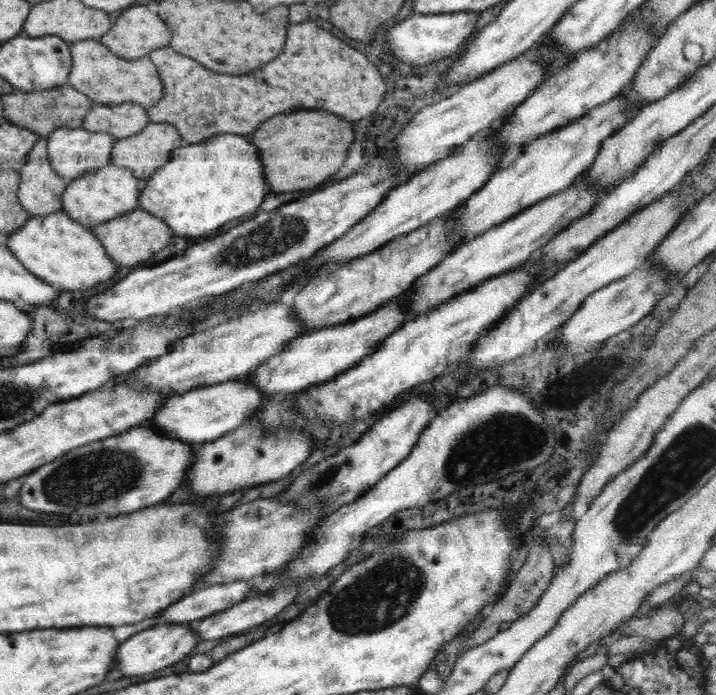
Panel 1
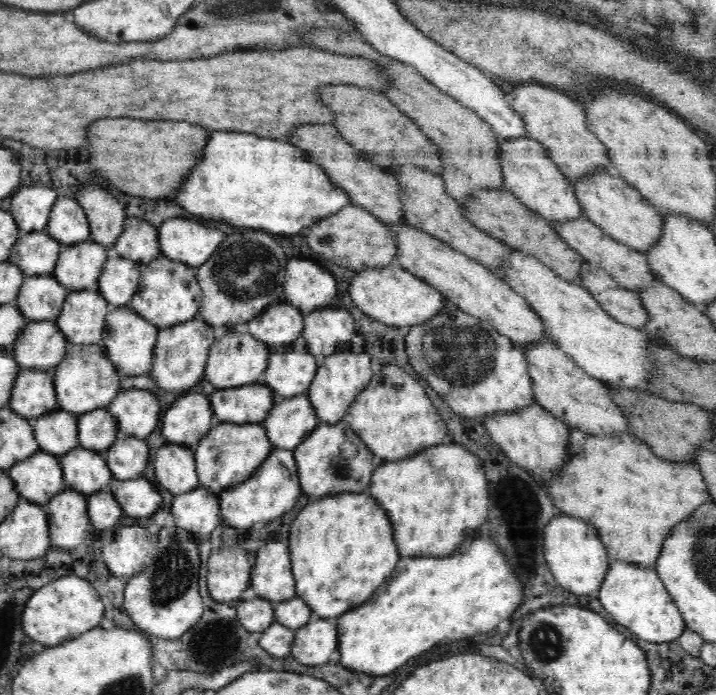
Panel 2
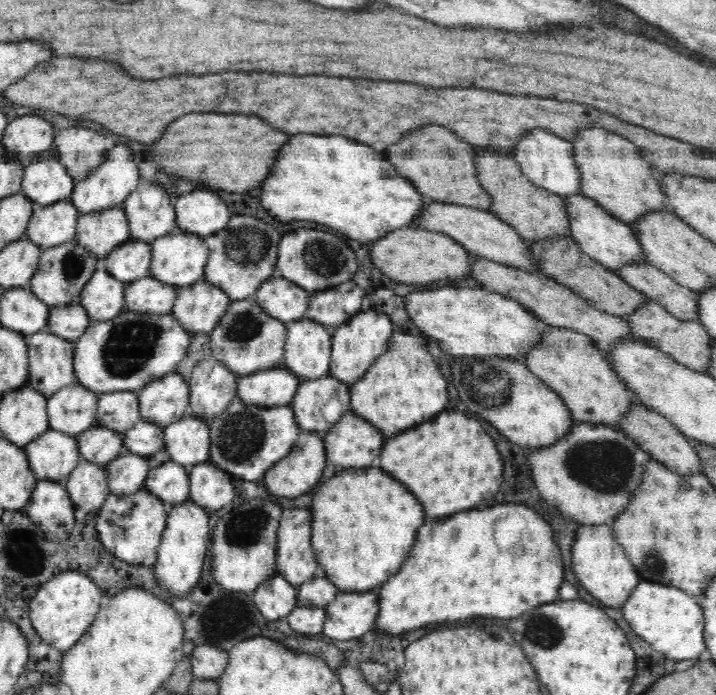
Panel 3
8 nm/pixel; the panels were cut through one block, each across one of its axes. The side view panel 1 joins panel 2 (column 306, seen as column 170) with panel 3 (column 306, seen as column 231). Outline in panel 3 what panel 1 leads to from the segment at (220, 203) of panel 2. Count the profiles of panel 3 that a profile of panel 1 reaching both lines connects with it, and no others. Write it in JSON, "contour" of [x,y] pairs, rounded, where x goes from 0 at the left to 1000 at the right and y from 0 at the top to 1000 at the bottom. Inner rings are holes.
{"contour":[[[413,193],[397,207],[380,247],[369,259],[363,291],[394,319],[433,317],[466,328],[486,342],[514,348],[531,345],[531,340],[553,328],[573,325],[589,308],[596,288],[581,275],[575,263],[553,249],[550,239],[539,233],[534,219],[522,219],[511,207],[497,207],[494,201],[483,201],[478,196]]]}

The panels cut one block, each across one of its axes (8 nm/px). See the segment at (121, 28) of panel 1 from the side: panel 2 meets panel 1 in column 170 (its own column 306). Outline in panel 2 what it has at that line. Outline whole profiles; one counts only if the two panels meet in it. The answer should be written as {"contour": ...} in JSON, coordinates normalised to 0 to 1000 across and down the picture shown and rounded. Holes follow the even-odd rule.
{"contour":[[[450,43],[450,46],[427,46],[430,58],[441,66],[441,69],[450,69],[450,72],[458,72],[458,75],[466,75],[466,78],[483,78],[483,81],[508,81],[508,83],[517,83],[522,89],[531,89],[531,95],[536,95],[539,102],[539,114],[542,114],[542,129],[539,129],[539,140],[547,145],[567,167],[571,167],[592,194],[598,196],[601,204],[606,206],[612,212],[615,220],[615,229],[617,229],[617,237],[620,237],[620,246],[615,249],[622,263],[622,271],[628,282],[642,294],[648,292],[652,286],[661,282],[661,278],[668,278],[670,273],[698,273],[704,275],[704,253],[701,249],[701,240],[698,240],[698,226],[696,226],[696,196],[687,188],[687,183],[670,167],[665,164],[658,155],[648,153],[640,147],[633,138],[624,137],[617,132],[612,125],[606,124],[598,114],[594,114],[575,94],[559,89],[557,86],[547,86],[542,81],[534,81],[528,78],[518,63],[511,60],[497,60],[492,58],[489,52],[478,52],[475,55],[475,46],[472,43]]]}

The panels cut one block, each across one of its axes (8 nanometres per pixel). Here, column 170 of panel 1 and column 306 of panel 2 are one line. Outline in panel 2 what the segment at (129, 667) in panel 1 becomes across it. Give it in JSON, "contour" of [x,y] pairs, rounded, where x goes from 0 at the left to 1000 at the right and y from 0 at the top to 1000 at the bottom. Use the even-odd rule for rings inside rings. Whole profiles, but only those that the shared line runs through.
{"contour":[[[437,889],[425,901],[411,906],[406,942],[427,958],[461,955],[472,958],[472,905],[469,892]]]}

